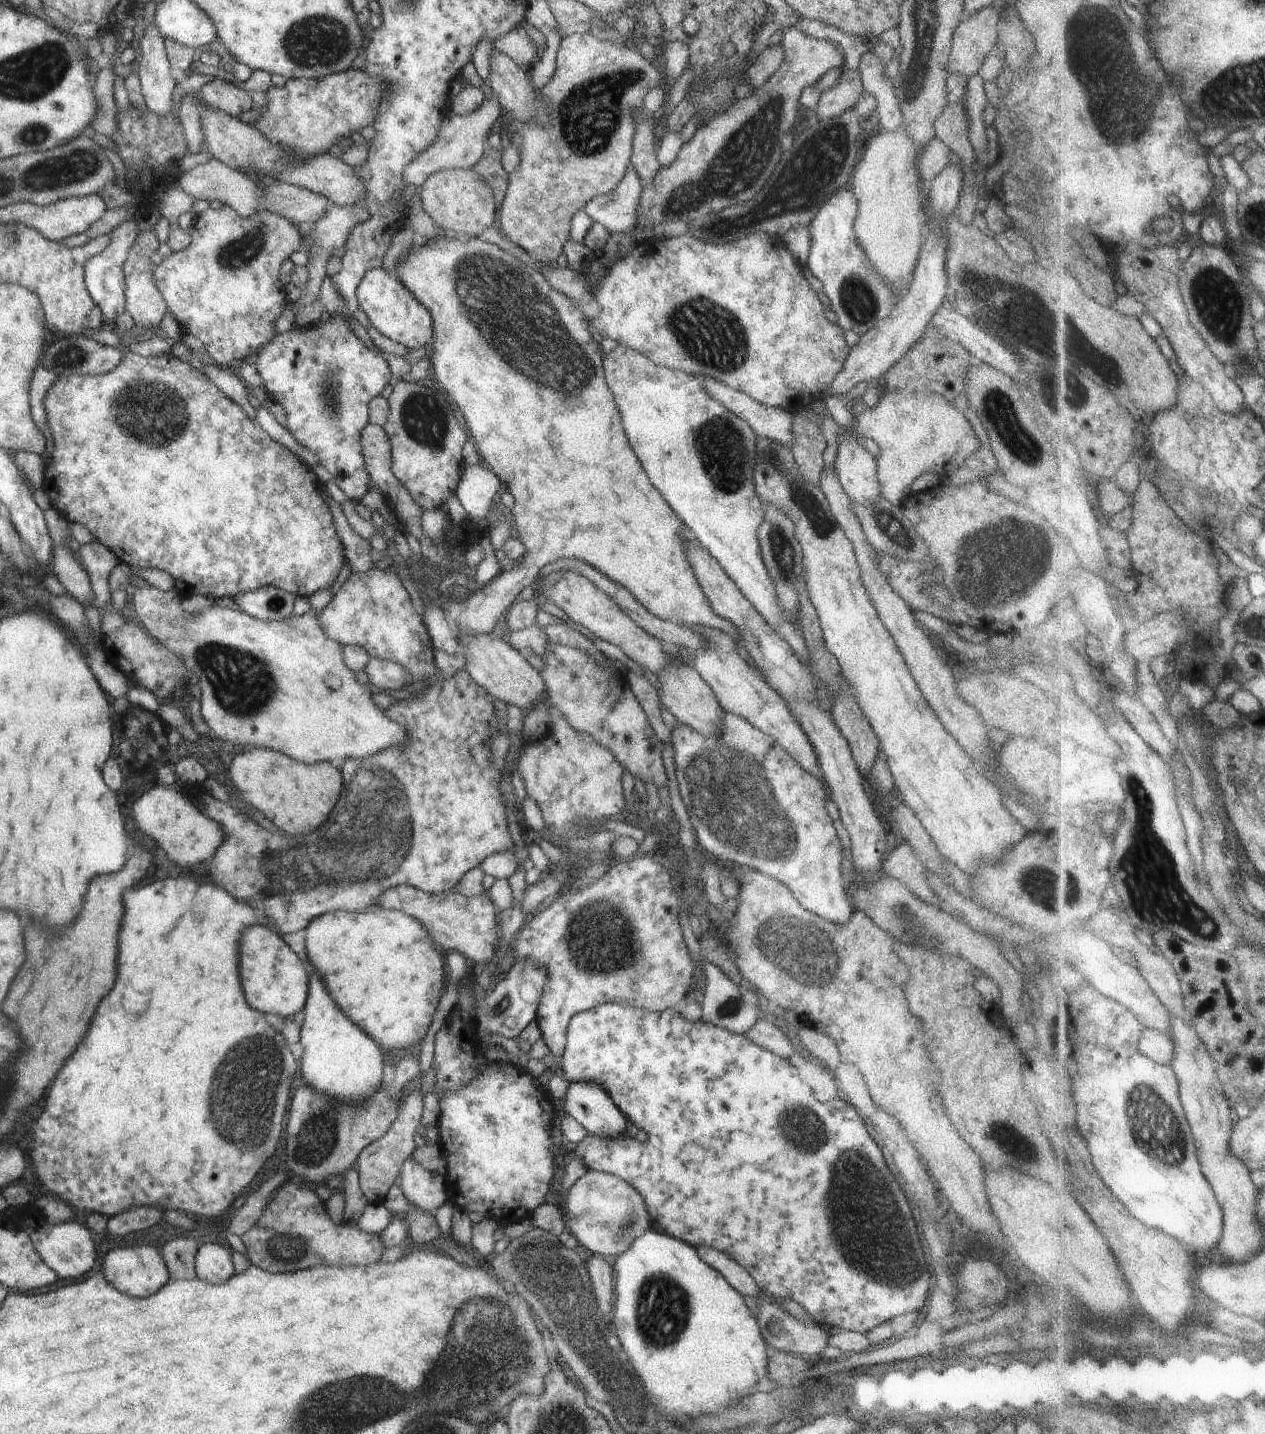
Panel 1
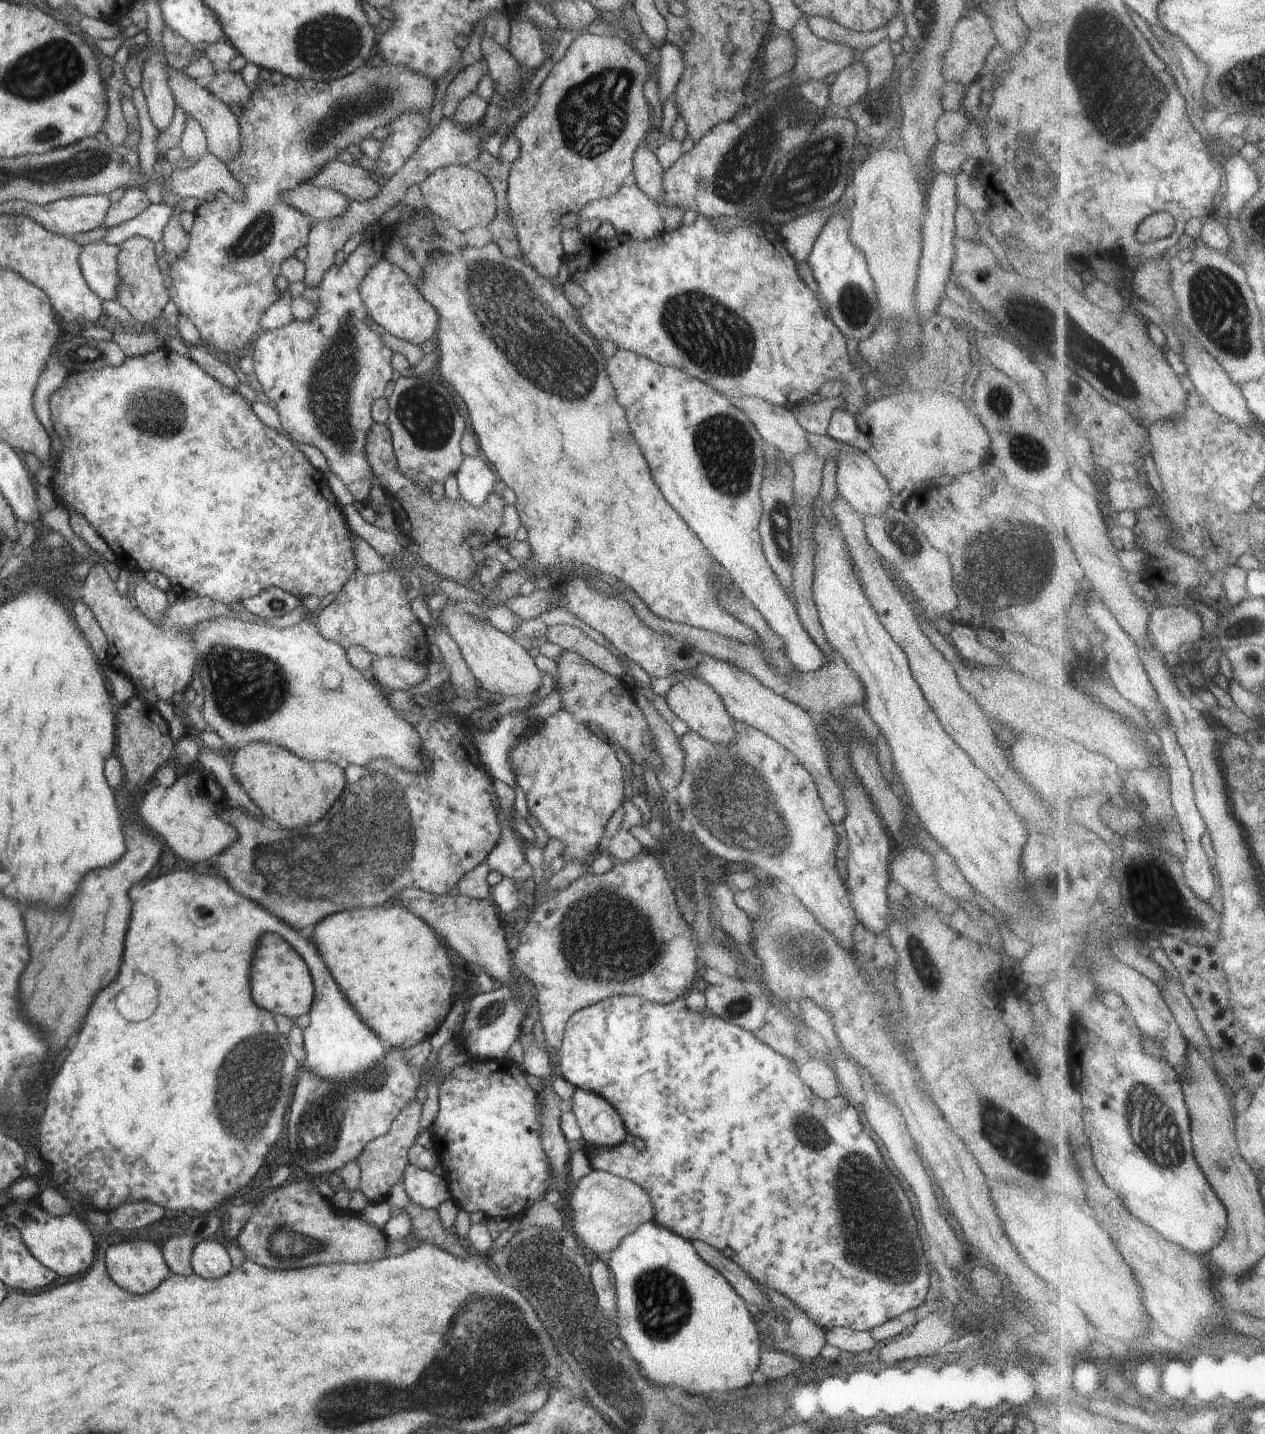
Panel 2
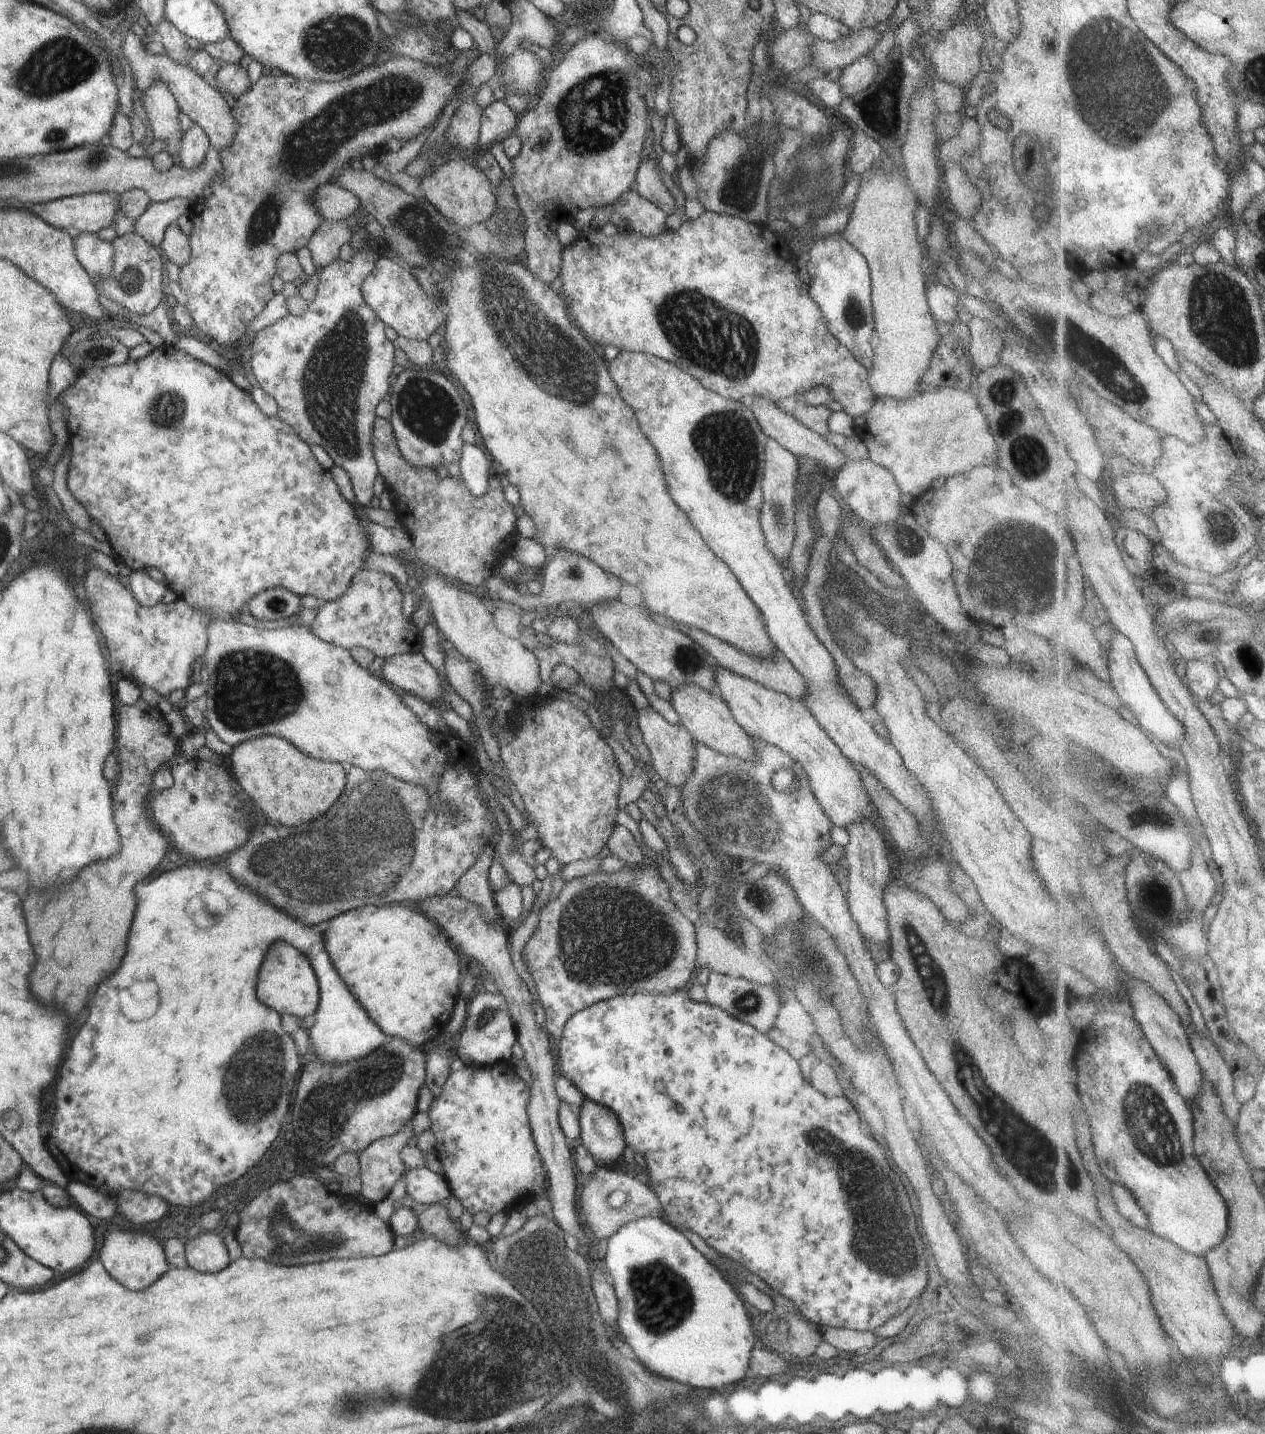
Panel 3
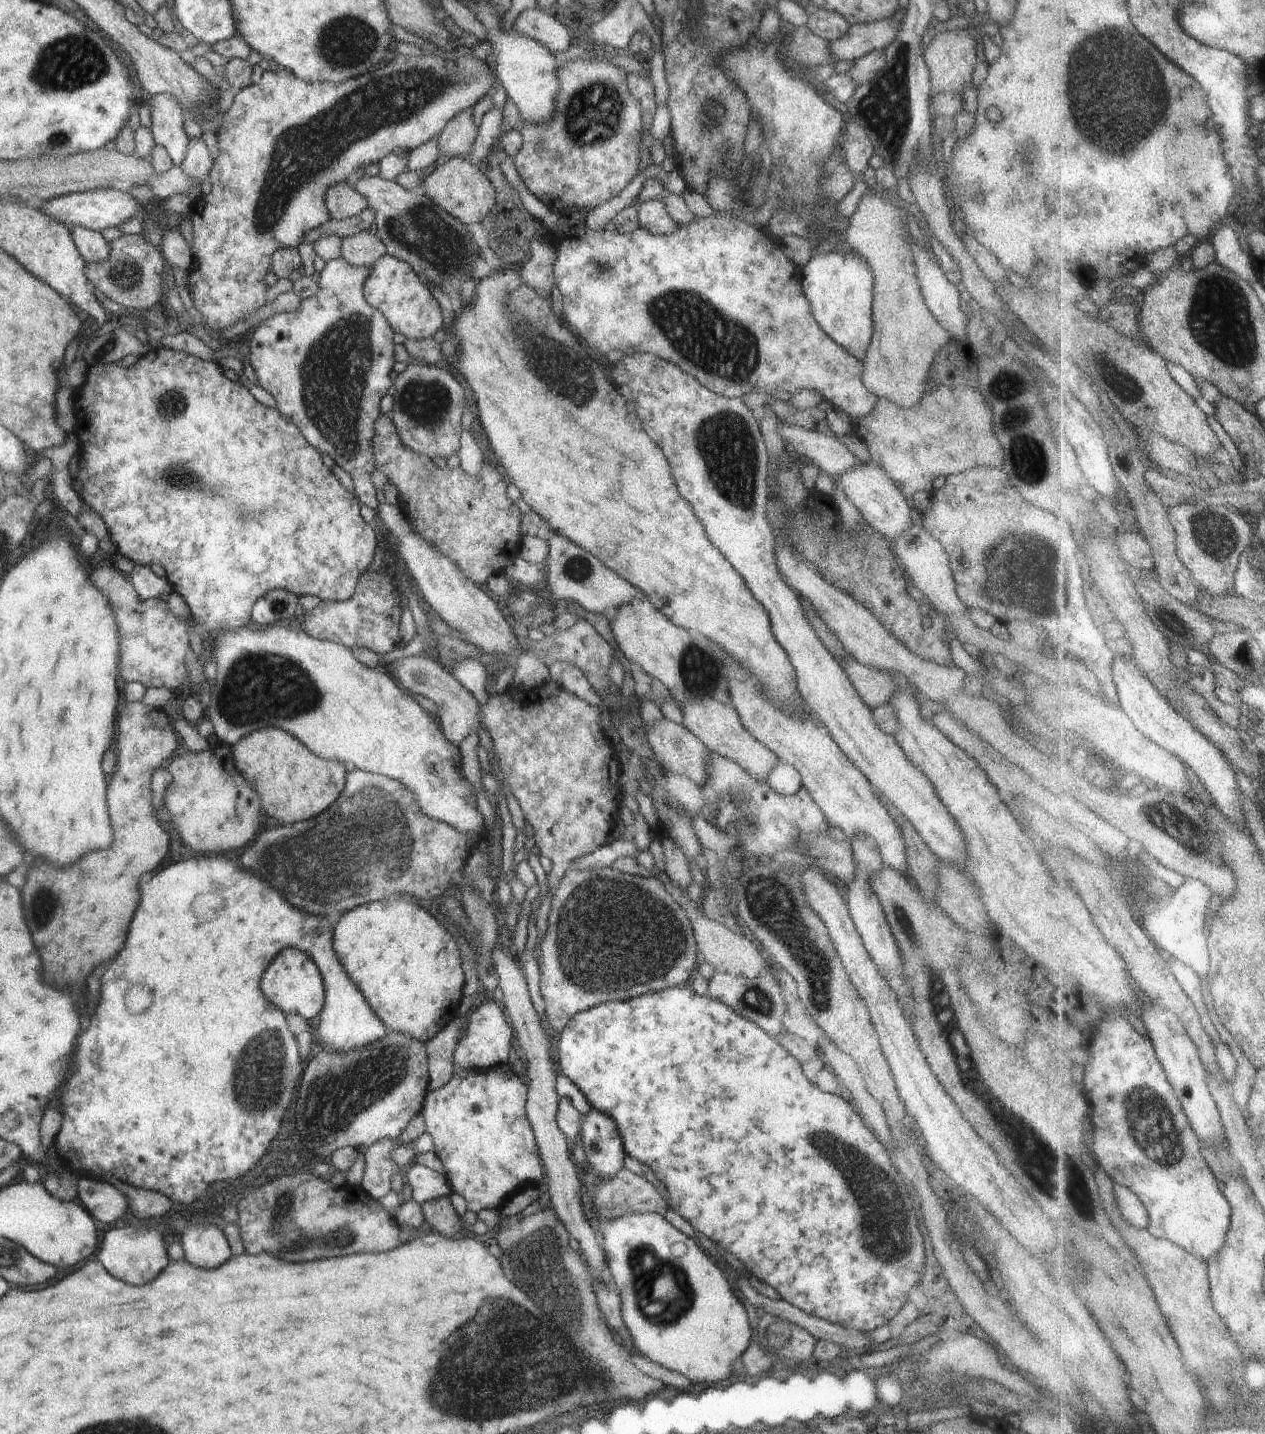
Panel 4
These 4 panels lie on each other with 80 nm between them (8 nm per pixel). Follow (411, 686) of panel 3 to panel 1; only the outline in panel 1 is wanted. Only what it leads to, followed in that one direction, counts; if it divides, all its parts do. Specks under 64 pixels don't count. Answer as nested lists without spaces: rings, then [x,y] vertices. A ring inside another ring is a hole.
[[[370,657],[364,672],[369,678],[369,685],[375,691],[406,688],[411,681],[407,670],[399,664],[378,657]]]

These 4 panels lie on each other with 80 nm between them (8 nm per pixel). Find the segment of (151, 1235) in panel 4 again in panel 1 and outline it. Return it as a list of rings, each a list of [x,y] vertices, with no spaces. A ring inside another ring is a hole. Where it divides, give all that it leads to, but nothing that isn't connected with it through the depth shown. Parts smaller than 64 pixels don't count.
[[[134,1246],[113,1249],[106,1254],[101,1268],[106,1280],[122,1294],[128,1294],[130,1298],[148,1298],[156,1294],[170,1279],[168,1269],[163,1258],[154,1247]]]

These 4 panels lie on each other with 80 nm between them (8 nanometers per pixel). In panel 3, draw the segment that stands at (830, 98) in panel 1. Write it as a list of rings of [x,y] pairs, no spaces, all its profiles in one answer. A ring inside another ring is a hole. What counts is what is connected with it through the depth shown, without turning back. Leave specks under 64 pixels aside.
[[[868,56],[860,57],[850,66],[844,67],[838,80],[843,96],[851,97],[862,92],[865,85],[875,79],[879,70],[879,66]]]

